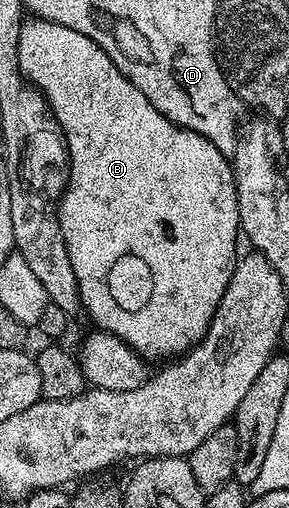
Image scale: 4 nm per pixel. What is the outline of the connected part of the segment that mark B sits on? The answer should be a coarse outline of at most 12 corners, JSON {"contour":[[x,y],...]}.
{"contour":[[28,19],[82,311],[144,358],[206,335],[232,165],[109,54]]}

